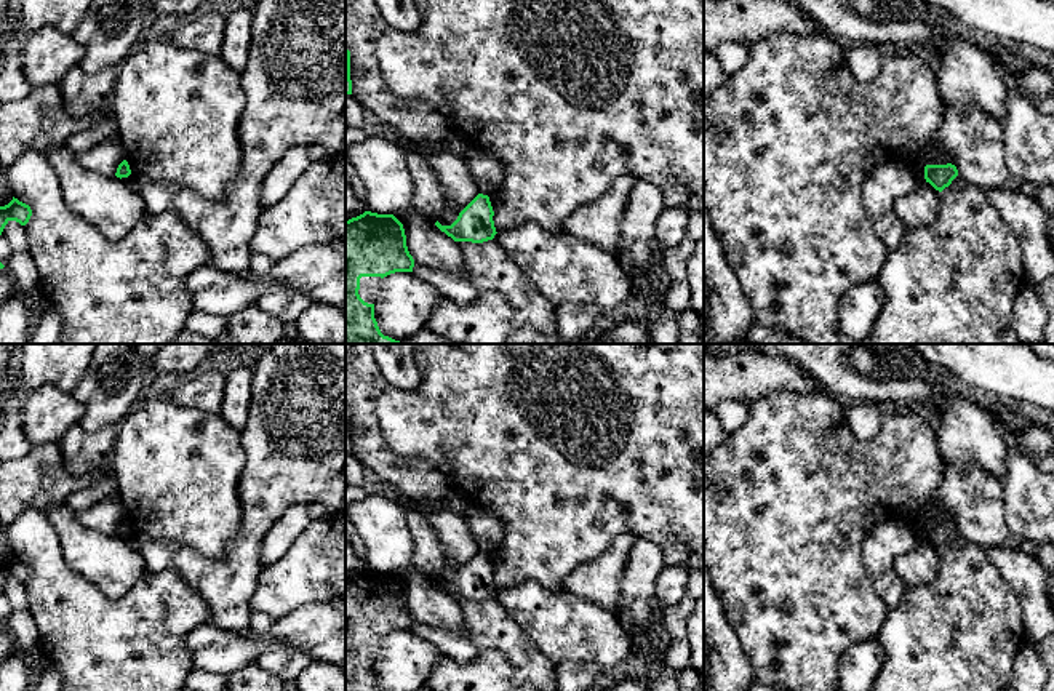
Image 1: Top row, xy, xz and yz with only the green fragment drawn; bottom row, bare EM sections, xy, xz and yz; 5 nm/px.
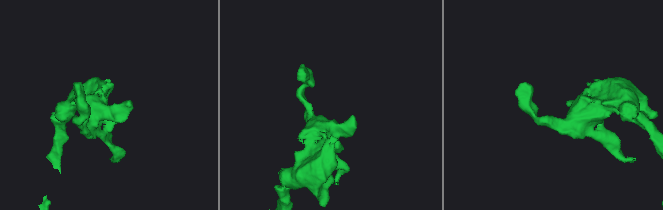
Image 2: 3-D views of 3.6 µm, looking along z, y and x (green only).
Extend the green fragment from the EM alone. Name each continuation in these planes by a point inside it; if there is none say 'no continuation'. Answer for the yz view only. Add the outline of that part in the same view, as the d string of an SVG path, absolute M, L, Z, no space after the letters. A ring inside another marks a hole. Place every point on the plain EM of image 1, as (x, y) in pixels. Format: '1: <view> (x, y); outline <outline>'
no continuation

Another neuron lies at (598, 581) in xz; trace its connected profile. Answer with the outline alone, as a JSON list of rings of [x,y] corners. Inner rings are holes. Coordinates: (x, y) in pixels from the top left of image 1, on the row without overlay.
[[[629,533],[616,536],[601,555],[582,563],[563,579],[563,590],[616,614],[622,601],[621,590],[635,539]]]

